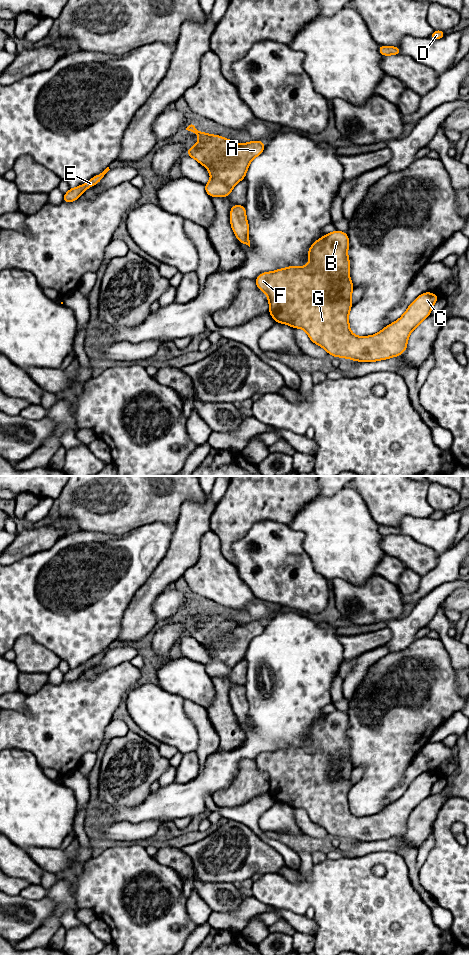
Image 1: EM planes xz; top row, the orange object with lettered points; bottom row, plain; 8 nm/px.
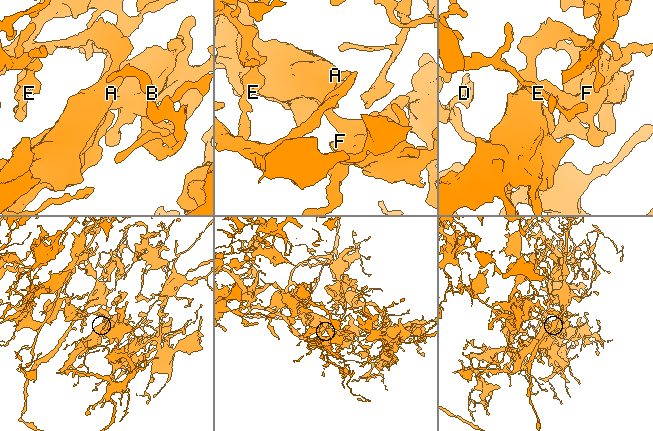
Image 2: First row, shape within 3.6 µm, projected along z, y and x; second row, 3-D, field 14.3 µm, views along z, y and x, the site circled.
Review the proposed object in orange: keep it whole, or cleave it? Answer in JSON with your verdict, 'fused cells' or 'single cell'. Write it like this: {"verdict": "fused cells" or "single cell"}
{"verdict": "single cell"}

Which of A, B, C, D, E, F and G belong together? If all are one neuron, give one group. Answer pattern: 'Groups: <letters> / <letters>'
Groups: A B C D E F G

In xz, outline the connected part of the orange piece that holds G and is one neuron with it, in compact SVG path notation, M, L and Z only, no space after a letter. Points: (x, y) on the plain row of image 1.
M335 710L311 725L307 733L310 740L308 745L289 746L261 753L255 763L267 774L269 794L276 803L305 810L310 820L323 827L328 834L360 842L375 842L397 837L406 831L410 813L431 795L431 788L440 777L425 772L409 785L399 800L389 804L379 813L362 817L354 815L350 810L348 799L353 786L351 774L354 770L349 757L350 740L347 735L349 727L348 714Z

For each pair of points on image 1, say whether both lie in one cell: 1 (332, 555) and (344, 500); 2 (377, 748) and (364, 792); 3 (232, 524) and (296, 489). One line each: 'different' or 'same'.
1: same
2: same
3: same

